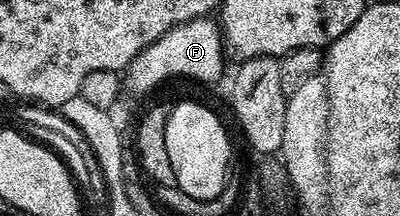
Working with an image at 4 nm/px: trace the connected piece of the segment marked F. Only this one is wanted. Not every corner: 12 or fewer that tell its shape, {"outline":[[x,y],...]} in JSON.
{"outline":[[211,16],[175,25],[133,59],[136,93],[171,77],[216,81],[226,62]]}

